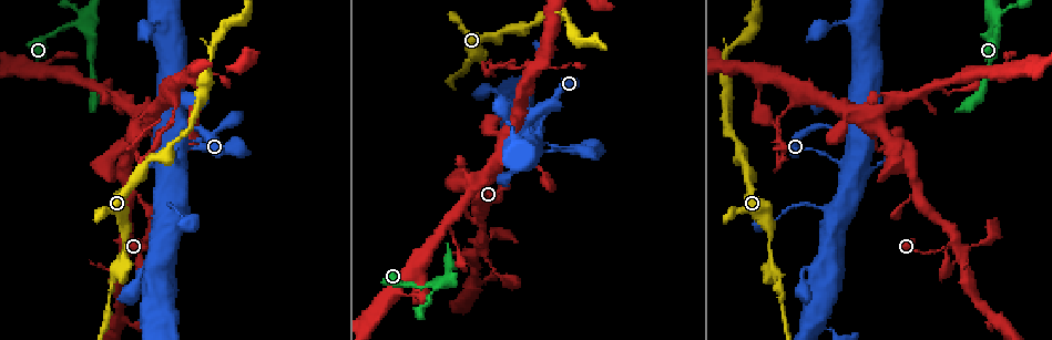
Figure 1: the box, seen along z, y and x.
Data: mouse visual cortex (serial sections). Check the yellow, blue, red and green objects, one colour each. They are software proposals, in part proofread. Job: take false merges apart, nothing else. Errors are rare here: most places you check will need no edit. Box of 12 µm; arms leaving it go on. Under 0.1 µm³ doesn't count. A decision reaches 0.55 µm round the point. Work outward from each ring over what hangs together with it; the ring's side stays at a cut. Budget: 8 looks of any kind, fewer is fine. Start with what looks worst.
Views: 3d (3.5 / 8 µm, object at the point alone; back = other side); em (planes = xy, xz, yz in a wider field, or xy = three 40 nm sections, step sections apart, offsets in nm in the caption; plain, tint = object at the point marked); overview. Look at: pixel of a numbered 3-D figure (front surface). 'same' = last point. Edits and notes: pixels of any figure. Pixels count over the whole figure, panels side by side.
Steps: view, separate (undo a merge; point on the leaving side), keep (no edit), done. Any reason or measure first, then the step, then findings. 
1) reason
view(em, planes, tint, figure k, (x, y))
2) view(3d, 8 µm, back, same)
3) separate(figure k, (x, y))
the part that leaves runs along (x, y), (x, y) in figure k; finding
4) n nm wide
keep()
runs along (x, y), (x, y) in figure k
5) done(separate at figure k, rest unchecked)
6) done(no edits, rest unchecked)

sharp bend
view(3d, 3.5 µm, figure 1, (83, 22))

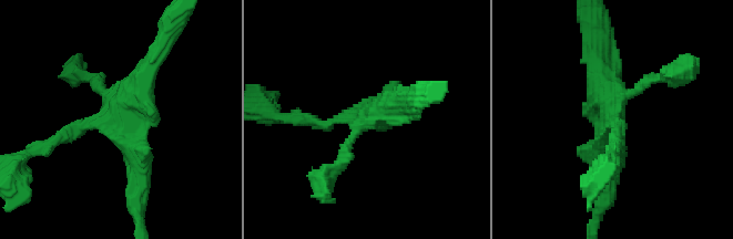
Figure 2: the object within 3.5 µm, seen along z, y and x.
keep()
runs along (48, 145), (115, 121), (139, 189) in figure 2; all the same cell

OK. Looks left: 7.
four or more arms meet
view(3d, 3.5 µm, back, figure 1, (120, 241))

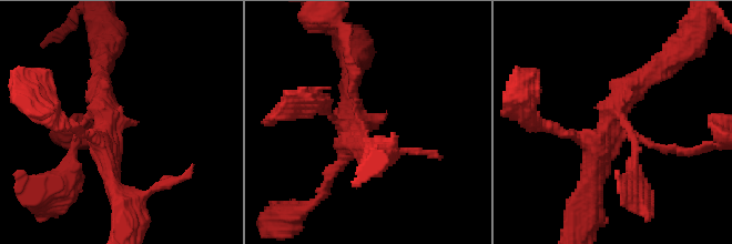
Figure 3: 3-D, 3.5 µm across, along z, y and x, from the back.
need the tissue
view(em, xy, step 2, tint, figure 3, (360, 115))

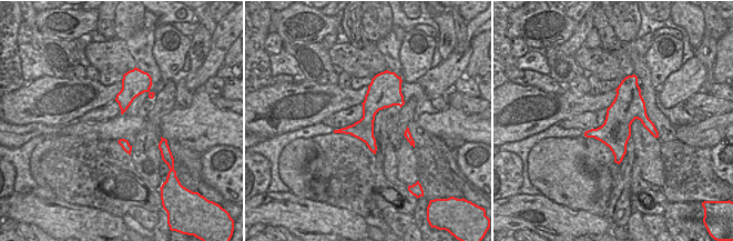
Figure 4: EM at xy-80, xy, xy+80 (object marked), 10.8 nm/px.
keep()
runs along (630, 79), (618, 160) in figure 4; all the same cell

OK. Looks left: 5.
narrows sharply
view(3d, 3.5 µm, figure 1, (122, 250))

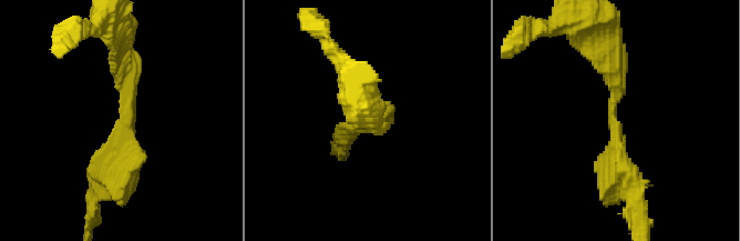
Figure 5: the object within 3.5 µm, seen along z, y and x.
shape alone is not enough
view(em, planes, tint, figure 5, (123, 127))

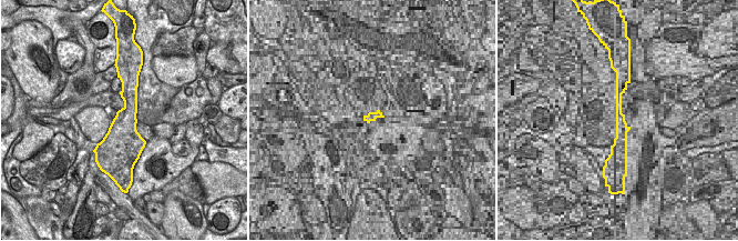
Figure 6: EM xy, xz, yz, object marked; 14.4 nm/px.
cut it another way
view(em, xy, step 2, tint, same)

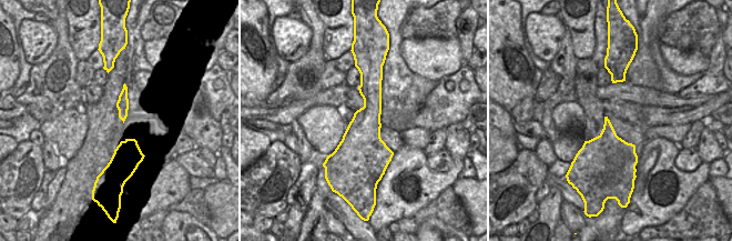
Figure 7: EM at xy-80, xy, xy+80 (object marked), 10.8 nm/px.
keep()
runs along (122, 57), (129, 121), (94, 190) in figure 5; one cell here

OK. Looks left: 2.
done(no edits, rest unchecked)

